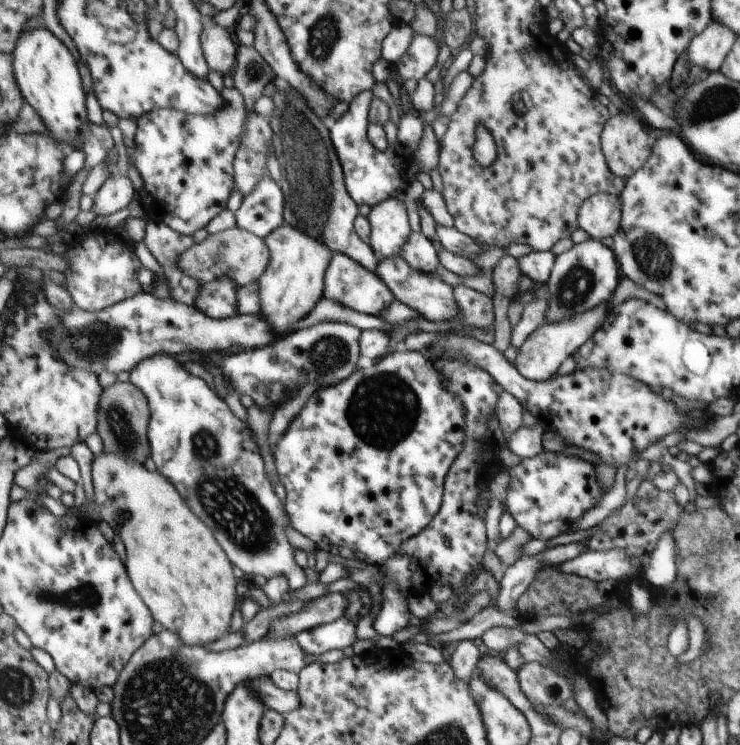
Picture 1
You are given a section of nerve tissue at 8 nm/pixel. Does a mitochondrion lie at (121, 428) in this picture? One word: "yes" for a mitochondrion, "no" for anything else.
yes

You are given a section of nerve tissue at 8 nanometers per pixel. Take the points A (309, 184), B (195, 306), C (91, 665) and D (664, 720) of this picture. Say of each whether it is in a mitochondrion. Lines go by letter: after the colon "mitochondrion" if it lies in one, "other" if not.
A: mitochondrion
B: other
C: other
D: other

